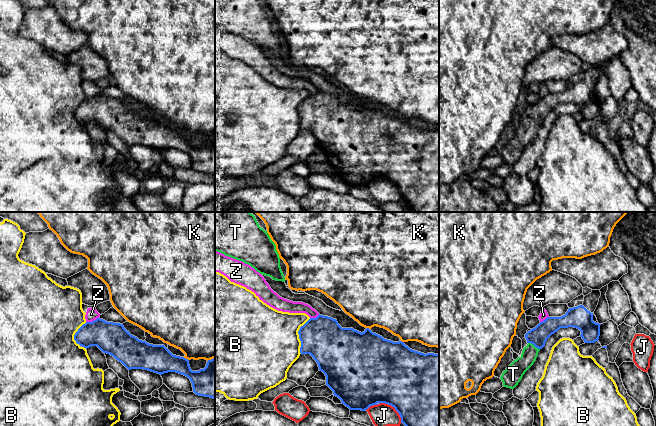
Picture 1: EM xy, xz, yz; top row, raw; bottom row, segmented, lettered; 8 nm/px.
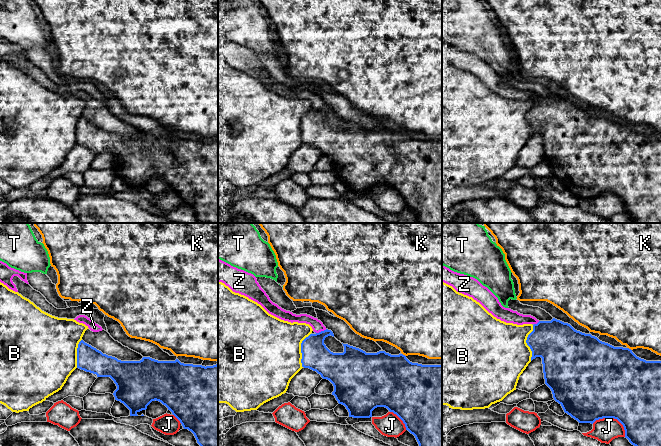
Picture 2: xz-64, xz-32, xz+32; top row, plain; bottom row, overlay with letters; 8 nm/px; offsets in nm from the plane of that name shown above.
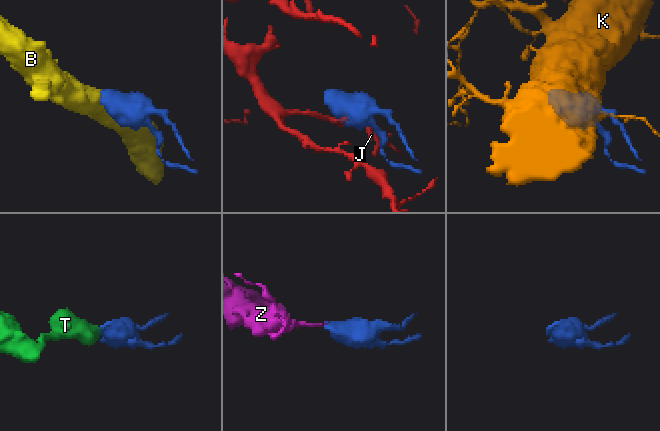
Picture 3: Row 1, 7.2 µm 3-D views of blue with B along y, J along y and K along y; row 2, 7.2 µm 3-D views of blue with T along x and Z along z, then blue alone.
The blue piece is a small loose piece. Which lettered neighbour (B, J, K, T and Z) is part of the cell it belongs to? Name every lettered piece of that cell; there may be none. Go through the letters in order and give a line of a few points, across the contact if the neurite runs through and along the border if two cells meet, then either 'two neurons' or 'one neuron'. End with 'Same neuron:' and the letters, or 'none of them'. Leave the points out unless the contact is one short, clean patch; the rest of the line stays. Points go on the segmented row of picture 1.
B: xz (310, 318), (298, 331), (300, 353) | two neurons
J: two neurons
K: two neurons
T: yz (537, 336), (534, 345), (528, 358), (516, 370) | one neuron
Z: xy (98, 317), (86, 322) | two neurons
Same neuron: T

